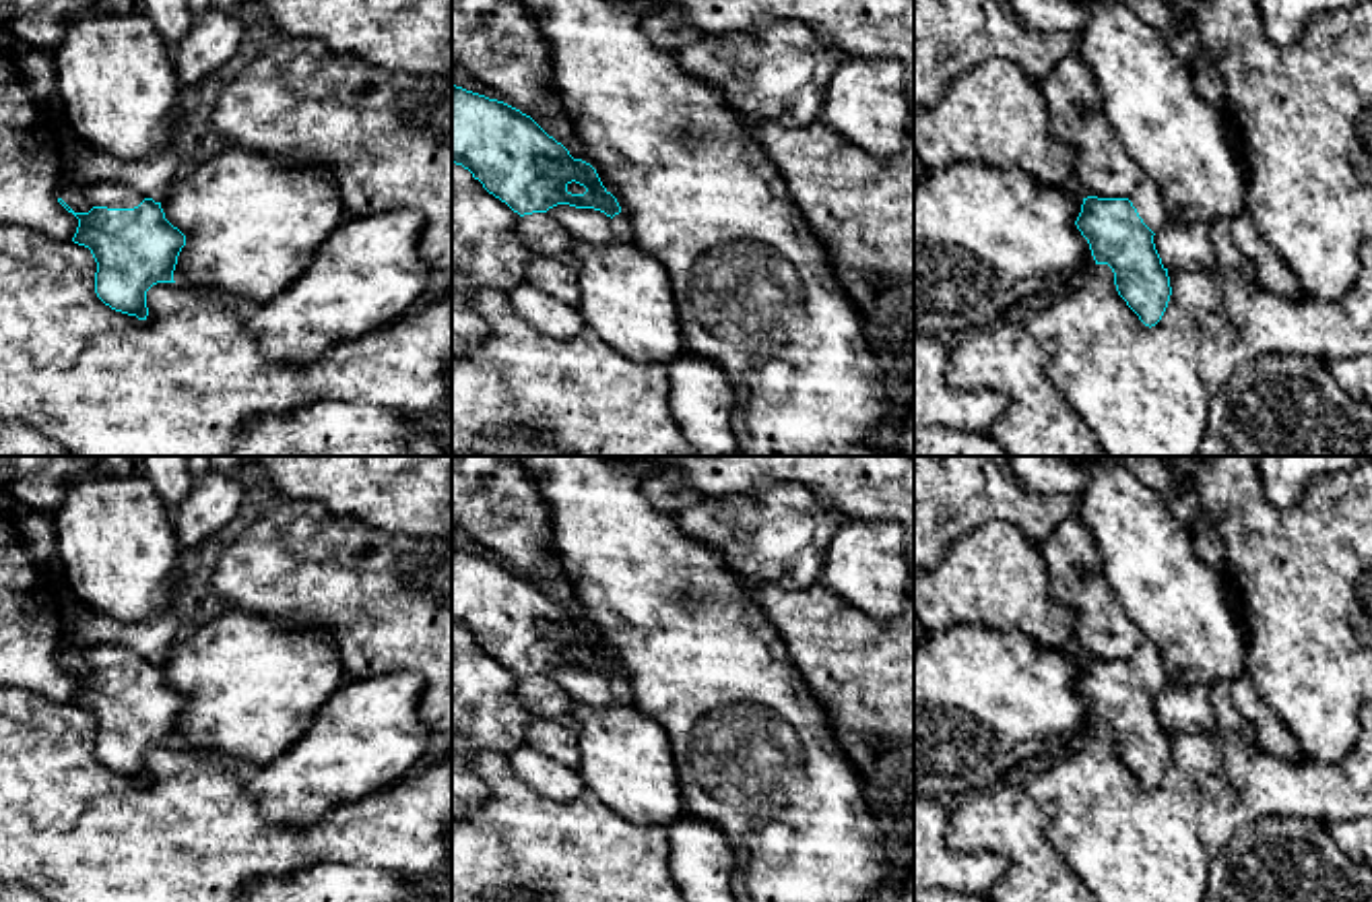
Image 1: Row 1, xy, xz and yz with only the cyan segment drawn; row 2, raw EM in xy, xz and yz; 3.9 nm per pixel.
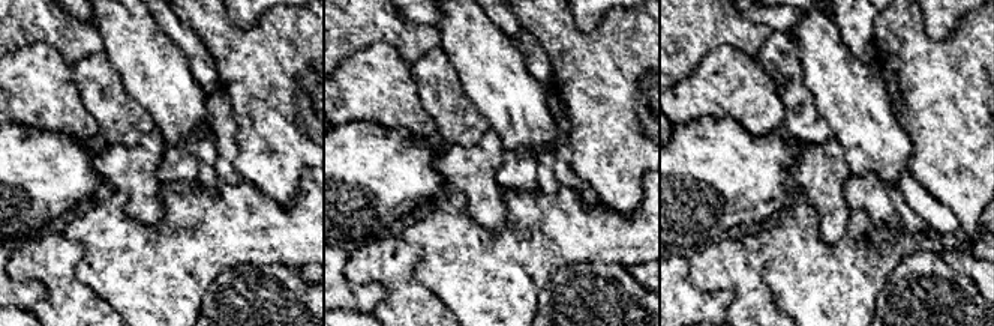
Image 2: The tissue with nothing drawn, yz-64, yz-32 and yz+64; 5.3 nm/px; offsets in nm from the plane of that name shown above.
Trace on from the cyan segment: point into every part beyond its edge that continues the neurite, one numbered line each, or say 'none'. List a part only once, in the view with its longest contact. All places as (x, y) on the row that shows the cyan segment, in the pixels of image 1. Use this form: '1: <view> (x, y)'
1: xz (591, 226)

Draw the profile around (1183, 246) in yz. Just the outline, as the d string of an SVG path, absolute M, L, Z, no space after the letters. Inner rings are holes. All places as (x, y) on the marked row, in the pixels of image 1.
M1168 213L1168 221L1153 235L1153 244L1168 270L1219 268L1207 223L1182 223Z

